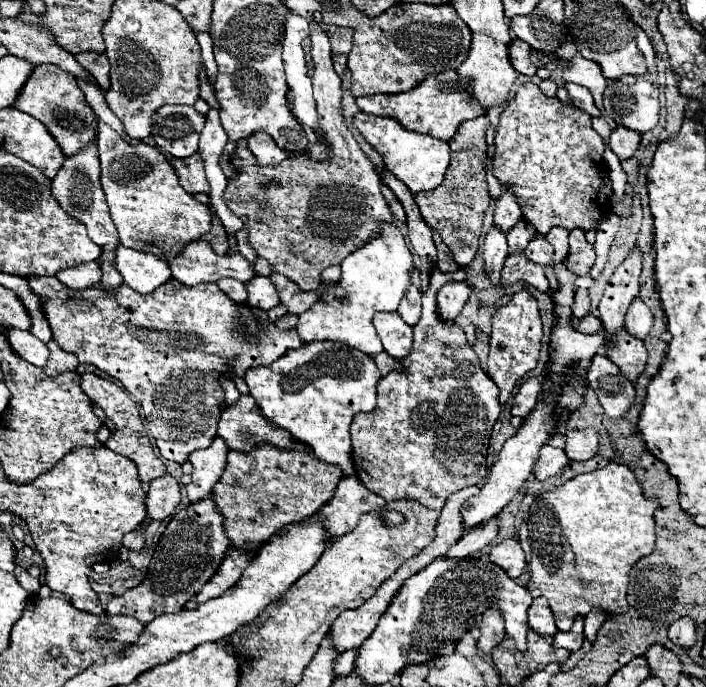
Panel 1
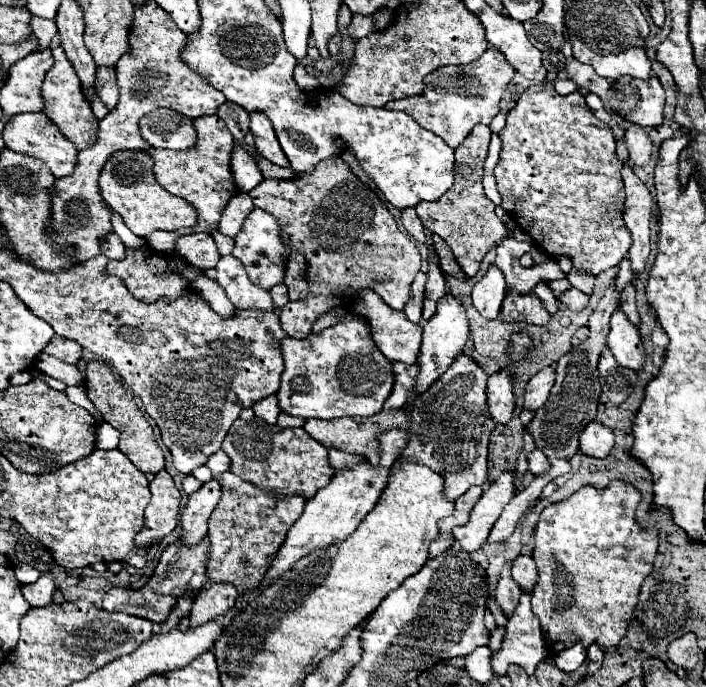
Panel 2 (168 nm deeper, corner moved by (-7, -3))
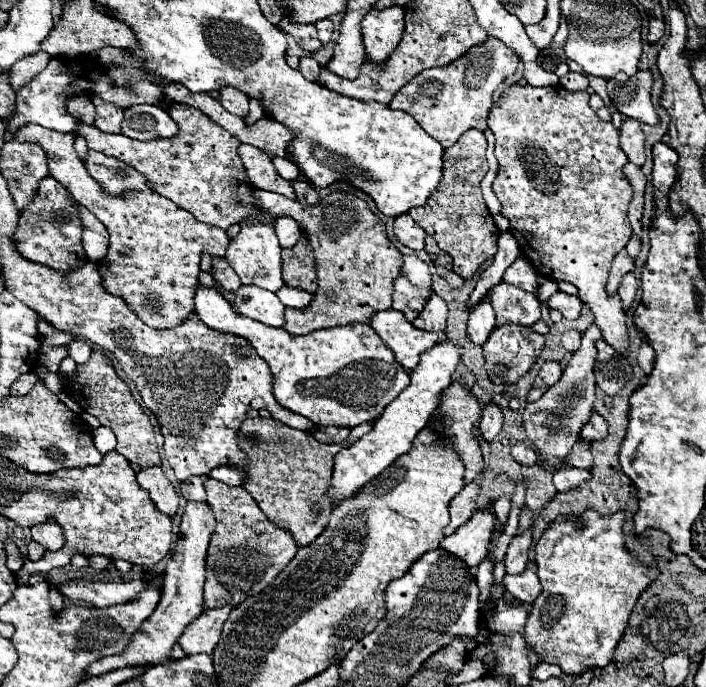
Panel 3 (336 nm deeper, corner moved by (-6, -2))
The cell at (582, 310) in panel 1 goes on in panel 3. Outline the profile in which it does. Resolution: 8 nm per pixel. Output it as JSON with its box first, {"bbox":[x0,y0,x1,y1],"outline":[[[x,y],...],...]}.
{"bbox":[549,293,581,319],"outline":[[[555,293],[551,299],[549,299],[549,309],[557,309],[565,319],[577,319],[579,317],[579,311],[581,311],[581,301],[577,295],[567,295],[567,293]]]}

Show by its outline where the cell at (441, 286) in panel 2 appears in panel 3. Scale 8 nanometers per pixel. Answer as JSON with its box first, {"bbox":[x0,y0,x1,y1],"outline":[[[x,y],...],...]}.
{"bbox":[413,293,447,333],"outline":[[[433,293],[425,309],[421,311],[421,315],[413,321],[413,325],[423,331],[439,333],[439,331],[445,331],[445,319],[447,319],[447,305],[439,295]]]}

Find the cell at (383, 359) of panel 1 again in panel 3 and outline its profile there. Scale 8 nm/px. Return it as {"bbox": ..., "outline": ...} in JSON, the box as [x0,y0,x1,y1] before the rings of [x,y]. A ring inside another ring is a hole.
{"bbox":[237,419,373,547],"outline":[[[245,419],[237,433],[239,447],[251,461],[247,483],[243,487],[259,503],[261,511],[273,525],[287,529],[293,535],[297,547],[305,547],[315,541],[329,523],[333,505],[325,501],[325,489],[329,489],[333,457],[341,449],[353,445],[353,441],[363,437],[367,431],[371,431],[371,427],[373,423],[357,425],[355,429],[351,429],[349,437],[343,443],[319,443],[311,433],[291,429],[275,419]],[[317,505],[321,505],[321,509],[317,509]]]}

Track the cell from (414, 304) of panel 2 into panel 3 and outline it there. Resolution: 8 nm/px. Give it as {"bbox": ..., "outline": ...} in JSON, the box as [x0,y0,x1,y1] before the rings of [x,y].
{"bbox":[393,255,433,323],"outline":[[[403,255],[401,273],[393,281],[393,309],[401,311],[405,315],[405,319],[409,319],[413,323],[433,293],[431,283],[433,283],[433,279],[429,273],[429,265],[425,261],[421,261],[417,255]]]}

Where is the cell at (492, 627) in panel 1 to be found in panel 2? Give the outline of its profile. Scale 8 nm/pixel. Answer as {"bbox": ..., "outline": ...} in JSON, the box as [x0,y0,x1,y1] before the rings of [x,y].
{"bbox":[496,564,522,618],"outline":[[[510,564],[504,566],[500,580],[498,580],[498,588],[496,588],[496,604],[502,608],[504,616],[510,618],[510,614],[514,612],[514,608],[518,606],[518,598],[520,598],[522,590],[518,588],[518,584],[510,578]]]}

